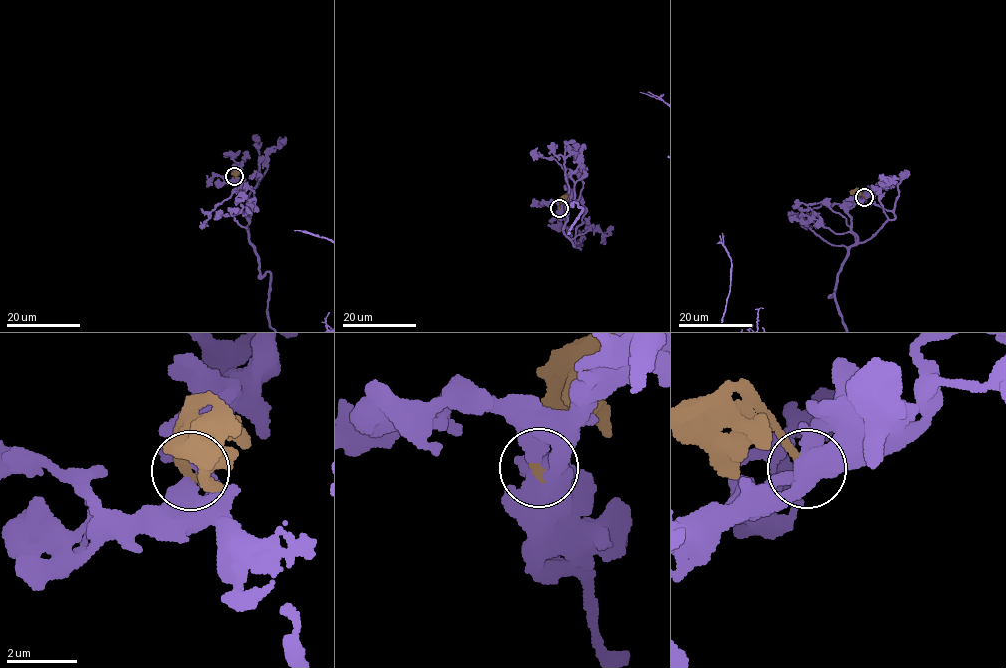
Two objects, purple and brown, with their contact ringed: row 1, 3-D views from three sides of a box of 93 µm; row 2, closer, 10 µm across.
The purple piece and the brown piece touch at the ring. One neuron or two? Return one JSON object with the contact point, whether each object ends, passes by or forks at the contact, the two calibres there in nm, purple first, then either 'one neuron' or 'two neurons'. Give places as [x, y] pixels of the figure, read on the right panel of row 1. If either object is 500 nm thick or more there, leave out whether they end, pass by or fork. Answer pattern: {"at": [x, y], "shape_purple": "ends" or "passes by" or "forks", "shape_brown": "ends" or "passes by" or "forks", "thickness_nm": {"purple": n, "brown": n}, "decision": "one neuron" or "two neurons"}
{"at": [864, 197], "thickness_nm": {"purple": 600, "brown": 320}, "decision": "one neuron"}

